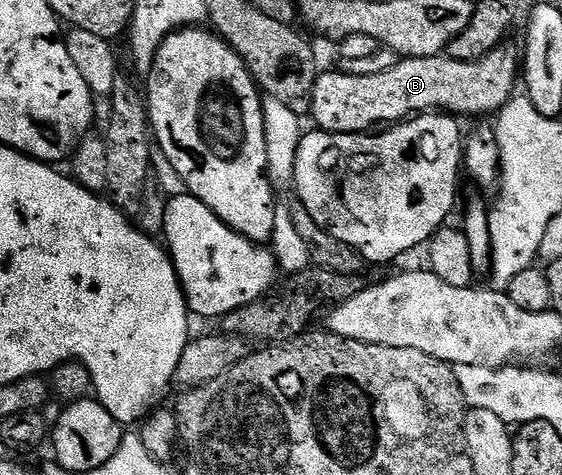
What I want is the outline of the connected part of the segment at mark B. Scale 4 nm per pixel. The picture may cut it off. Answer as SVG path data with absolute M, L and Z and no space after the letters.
M508 42L500 43L485 58L473 62L455 60L449 54L429 58L399 58L395 66L381 74L354 76L340 70L320 71L311 91L310 119L315 119L314 127L324 132L341 134L363 134L376 126L391 126L416 114L427 114L438 110L456 118L463 116L483 116L486 112L498 113L499 109L512 99L516 91L515 79L521 76L521 52Z

